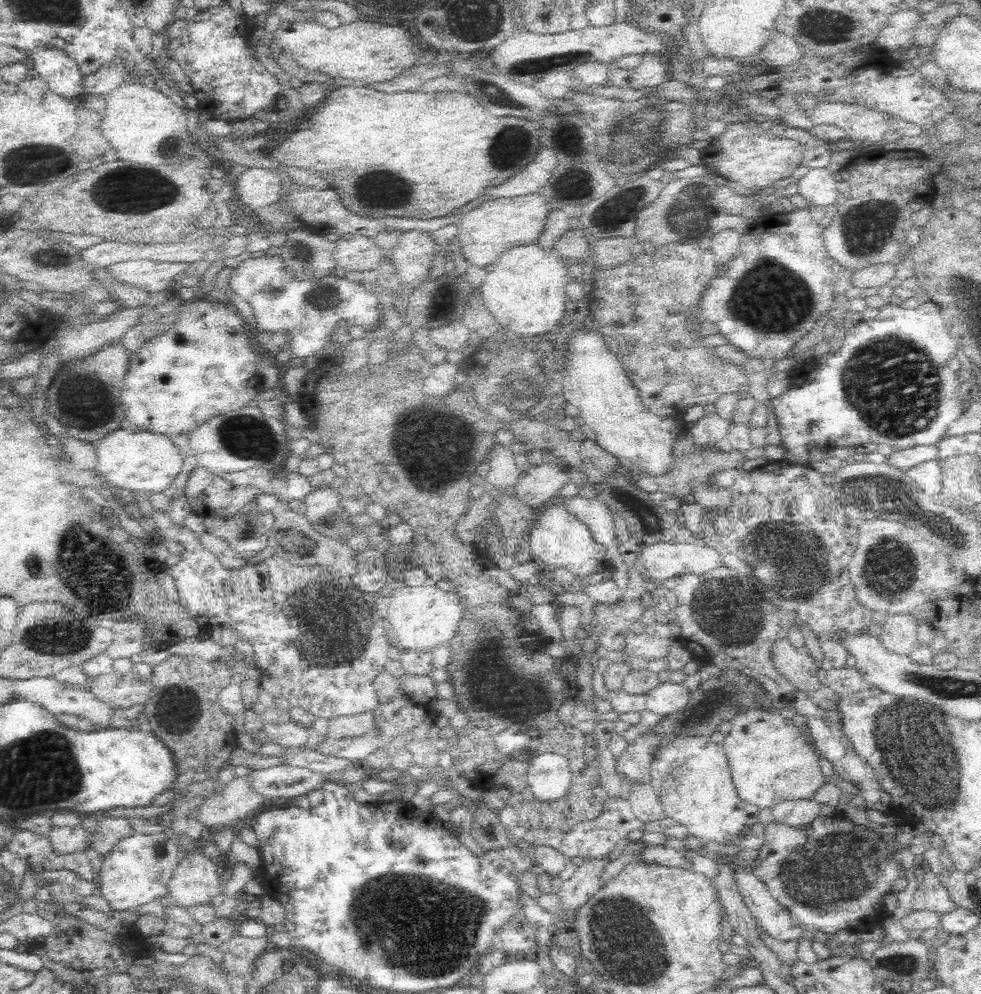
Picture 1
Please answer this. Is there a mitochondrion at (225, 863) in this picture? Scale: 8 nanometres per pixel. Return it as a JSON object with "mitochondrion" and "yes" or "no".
{"mitochondrion":"no"}

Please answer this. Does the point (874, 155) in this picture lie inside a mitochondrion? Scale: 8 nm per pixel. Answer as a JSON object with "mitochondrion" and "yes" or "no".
{"mitochondrion":"no"}

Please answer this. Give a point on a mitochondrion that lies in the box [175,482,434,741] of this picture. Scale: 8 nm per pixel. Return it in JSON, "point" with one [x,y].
{"point":[325,626]}

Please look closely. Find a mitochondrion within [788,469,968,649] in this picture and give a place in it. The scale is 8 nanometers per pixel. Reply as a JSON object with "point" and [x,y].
{"point":[890,571]}

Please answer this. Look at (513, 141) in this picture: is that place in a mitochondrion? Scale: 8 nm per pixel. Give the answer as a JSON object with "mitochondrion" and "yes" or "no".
{"mitochondrion":"yes"}

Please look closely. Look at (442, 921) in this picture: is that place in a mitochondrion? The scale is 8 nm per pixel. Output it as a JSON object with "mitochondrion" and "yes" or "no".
{"mitochondrion":"yes"}

